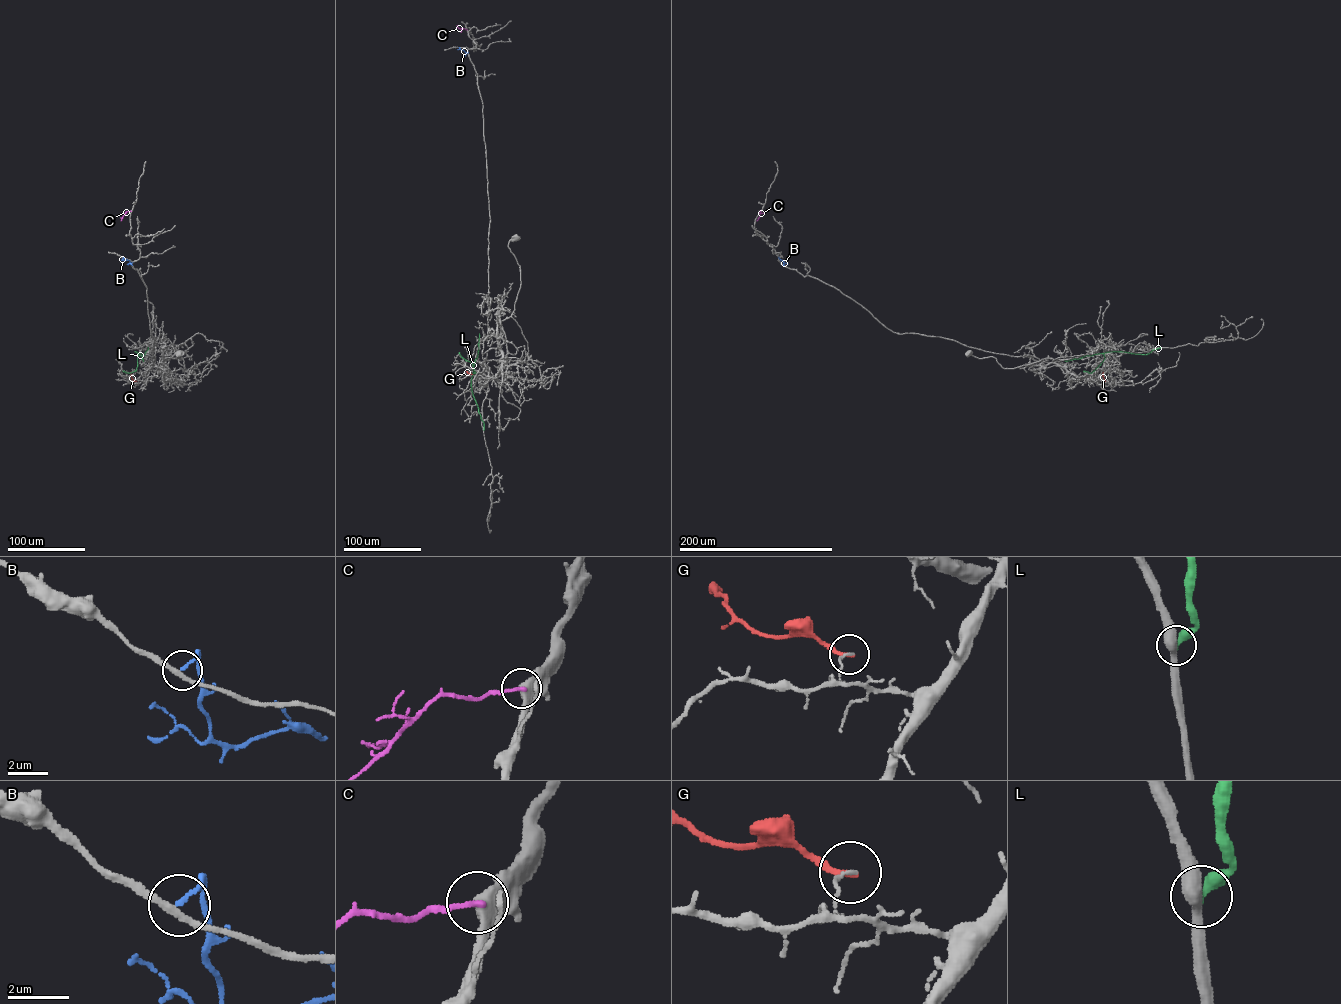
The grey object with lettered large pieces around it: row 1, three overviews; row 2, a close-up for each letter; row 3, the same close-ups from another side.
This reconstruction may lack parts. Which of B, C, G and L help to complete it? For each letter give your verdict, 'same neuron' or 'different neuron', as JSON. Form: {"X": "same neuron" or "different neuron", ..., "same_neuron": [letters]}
{"B": "different neuron", "C": "different neuron", "G": "different neuron", "L": "different neuron", "same_neuron": []}

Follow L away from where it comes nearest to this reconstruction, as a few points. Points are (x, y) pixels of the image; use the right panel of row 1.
L: (1161, 347), (1145, 354), (1103, 353), (1104, 358), (1091, 373), (1083, 371)

